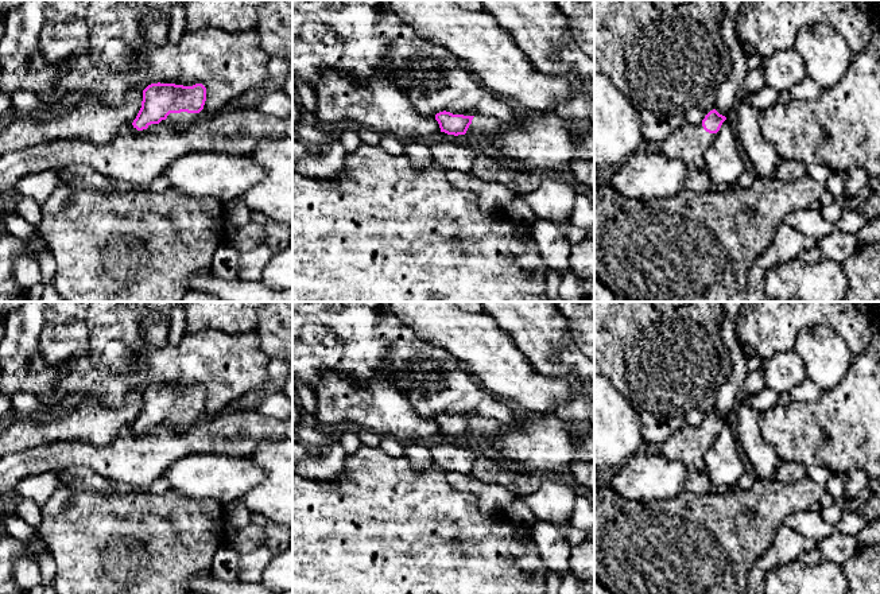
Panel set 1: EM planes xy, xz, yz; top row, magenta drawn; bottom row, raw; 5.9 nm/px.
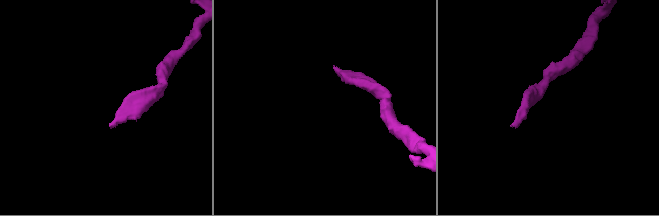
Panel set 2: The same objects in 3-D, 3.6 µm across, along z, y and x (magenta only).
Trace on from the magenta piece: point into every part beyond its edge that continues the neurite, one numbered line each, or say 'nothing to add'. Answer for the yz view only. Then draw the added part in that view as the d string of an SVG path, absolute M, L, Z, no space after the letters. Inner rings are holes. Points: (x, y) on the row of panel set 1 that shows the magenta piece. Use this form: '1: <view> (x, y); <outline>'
1: yz (689, 143); M685 124L660 141L659 152L668 159L681 160L687 175L683 190L694 193L710 191L712 180L703 162L703 154L713 143L716 133L709 133L699 124Z

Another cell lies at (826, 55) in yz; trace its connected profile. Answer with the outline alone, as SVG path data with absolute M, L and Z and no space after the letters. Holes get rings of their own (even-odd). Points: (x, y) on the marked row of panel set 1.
M829 24L803 27L794 50L806 67L806 75L821 89L836 85L848 71L854 55L846 39Z

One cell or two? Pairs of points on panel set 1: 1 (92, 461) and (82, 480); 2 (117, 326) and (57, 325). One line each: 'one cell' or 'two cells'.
1: two cells
2: two cells

